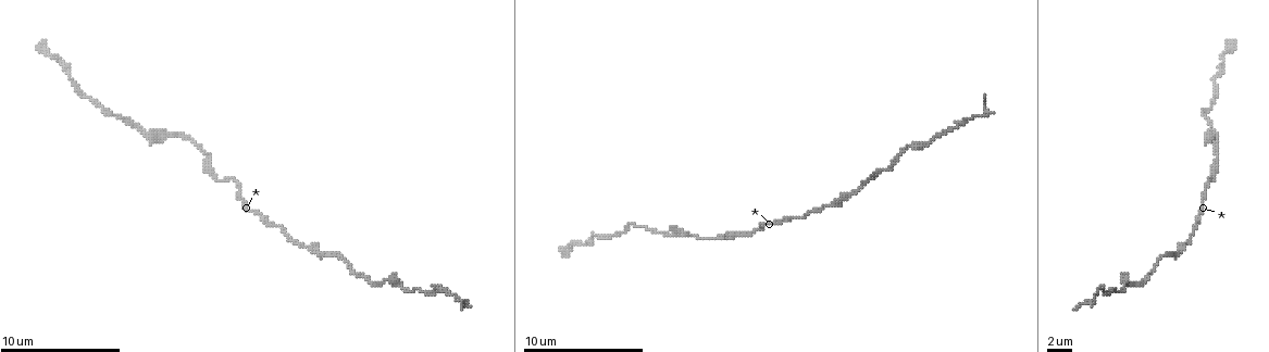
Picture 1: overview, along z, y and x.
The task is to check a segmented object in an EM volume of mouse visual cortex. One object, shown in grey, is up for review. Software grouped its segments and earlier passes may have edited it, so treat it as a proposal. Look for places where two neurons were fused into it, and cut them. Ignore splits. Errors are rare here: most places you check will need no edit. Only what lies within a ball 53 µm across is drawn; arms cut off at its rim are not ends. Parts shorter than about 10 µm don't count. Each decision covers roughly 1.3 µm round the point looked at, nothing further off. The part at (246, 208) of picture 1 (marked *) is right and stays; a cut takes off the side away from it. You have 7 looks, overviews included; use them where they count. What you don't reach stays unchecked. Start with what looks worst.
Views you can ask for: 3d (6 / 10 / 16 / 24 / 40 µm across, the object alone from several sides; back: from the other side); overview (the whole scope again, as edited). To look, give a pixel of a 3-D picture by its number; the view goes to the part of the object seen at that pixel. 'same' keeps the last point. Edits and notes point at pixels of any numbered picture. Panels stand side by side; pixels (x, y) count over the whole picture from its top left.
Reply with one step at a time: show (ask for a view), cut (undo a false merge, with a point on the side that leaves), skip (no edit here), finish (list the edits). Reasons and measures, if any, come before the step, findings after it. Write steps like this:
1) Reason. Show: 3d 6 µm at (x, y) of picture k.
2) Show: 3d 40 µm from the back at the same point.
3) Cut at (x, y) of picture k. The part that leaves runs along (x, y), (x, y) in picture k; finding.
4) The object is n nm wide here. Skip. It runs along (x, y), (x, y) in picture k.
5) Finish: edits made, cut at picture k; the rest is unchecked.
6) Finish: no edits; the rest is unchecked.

Calibre changes. Show: 3d 6 µm at (740, 234) of picture 1.

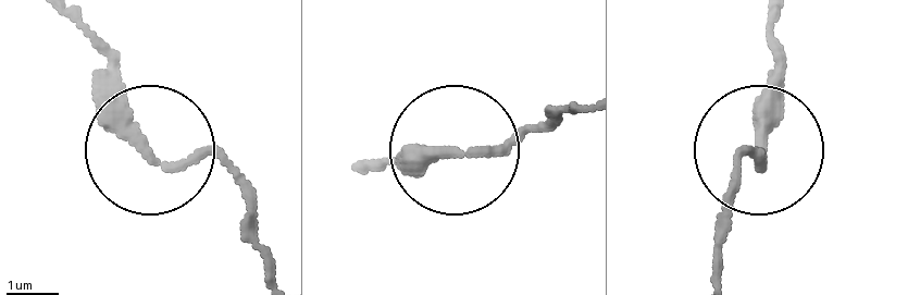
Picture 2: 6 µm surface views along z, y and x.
Show: 3d 6 µm from the back at (159, 159) of picture 2.

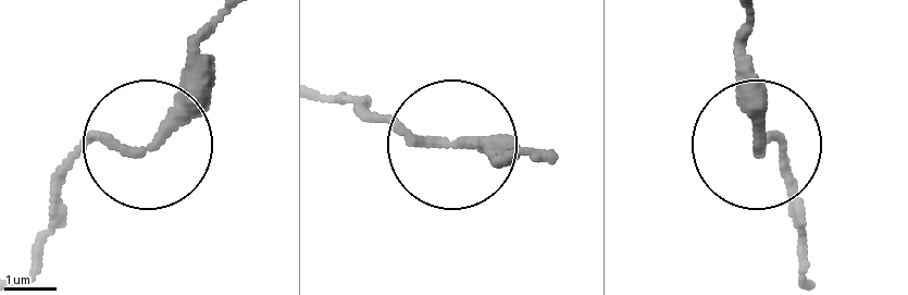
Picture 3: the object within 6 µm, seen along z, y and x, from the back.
Skip. It runs along (28, 263), (67, 164), (107, 138), (154, 138), (219, 13) in picture 3; continuous, no second neuron.

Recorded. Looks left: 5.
Calibre changes. Show: 3d 10 µm at (664, 232) of picture 1.

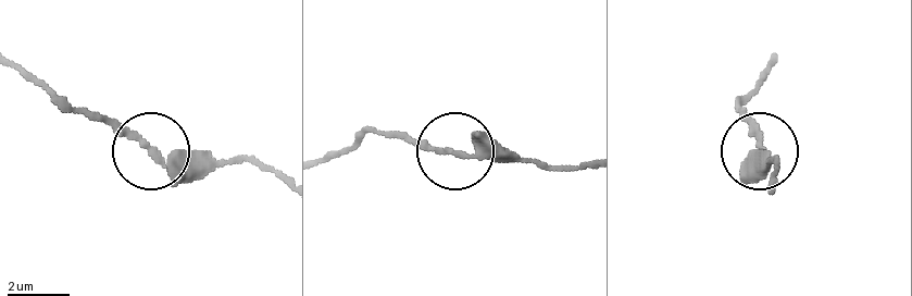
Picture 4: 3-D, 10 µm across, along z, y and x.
Show: 3d 6 µm at (155, 155) of picture 4.

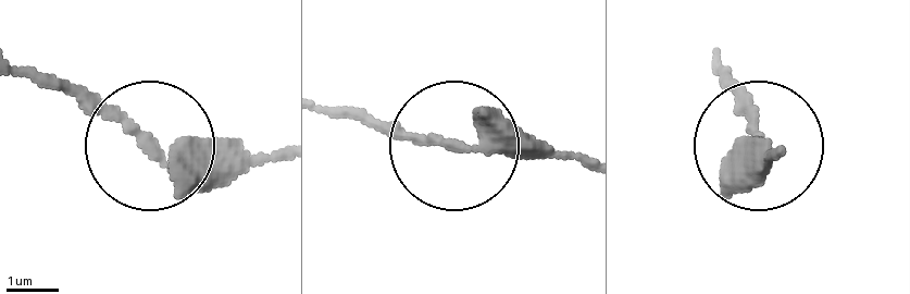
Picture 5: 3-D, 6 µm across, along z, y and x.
Skip. It runs along (587, 160), (406, 139), (358, 118) in picture 5; all the same neuron.

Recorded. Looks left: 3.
Sudden change in width. Show: 3d 10 µm at (1174, 255) of picture 1.

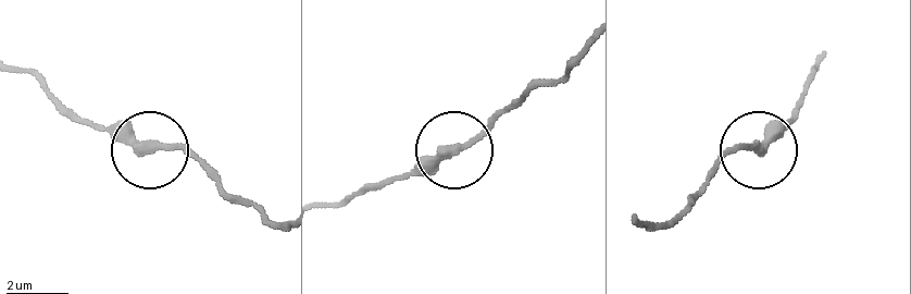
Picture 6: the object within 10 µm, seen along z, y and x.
Skip. It runs along (320, 207), (342, 204), (398, 175), (428, 173), (503, 108) in picture 6; one neuron here.

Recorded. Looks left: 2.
Finish: no edits; the rest is unchecked.

